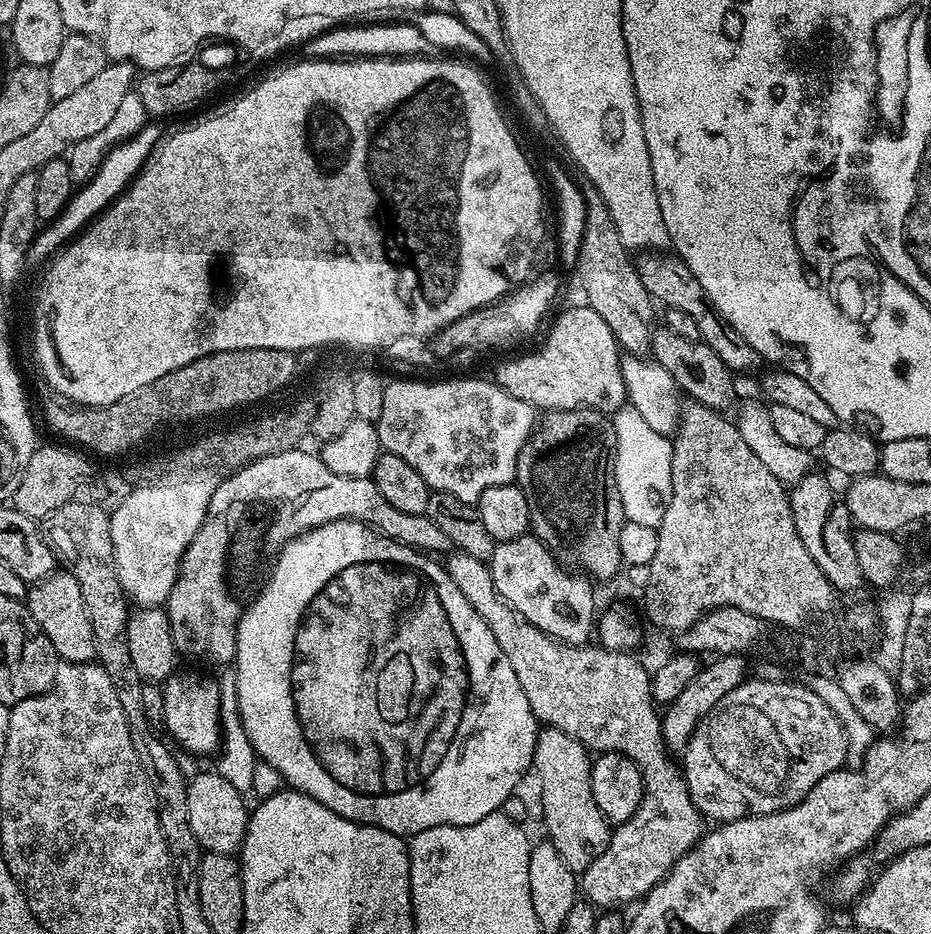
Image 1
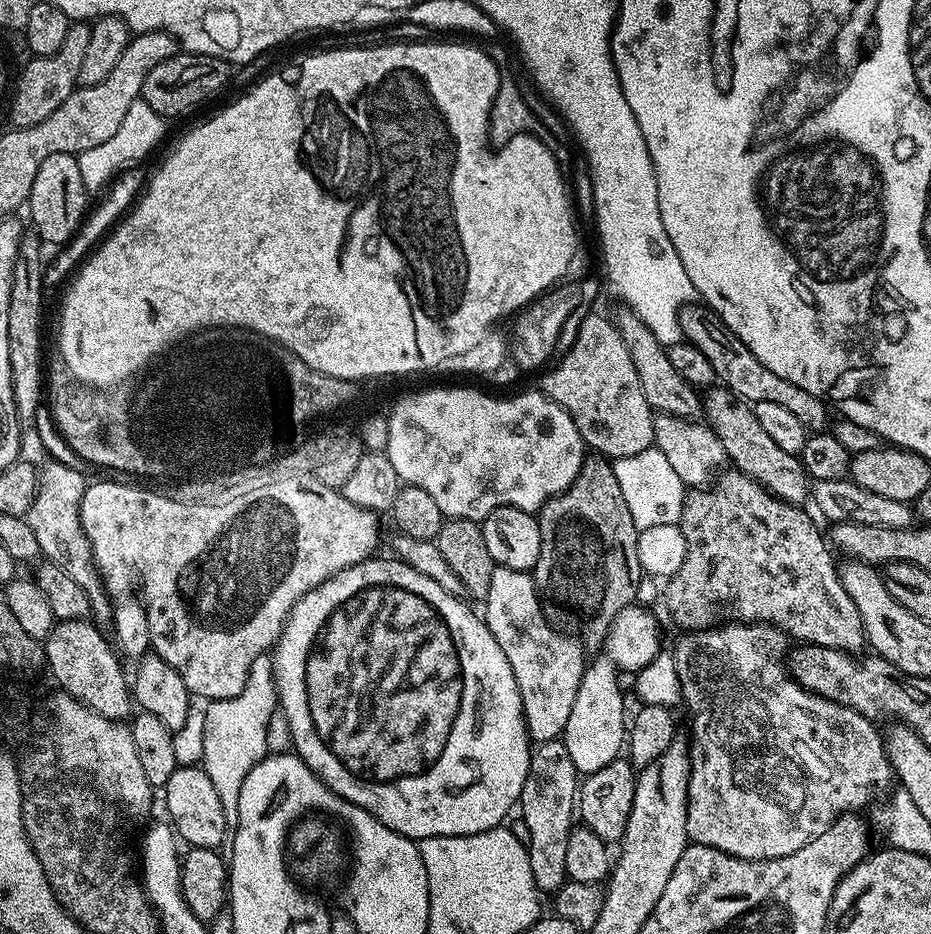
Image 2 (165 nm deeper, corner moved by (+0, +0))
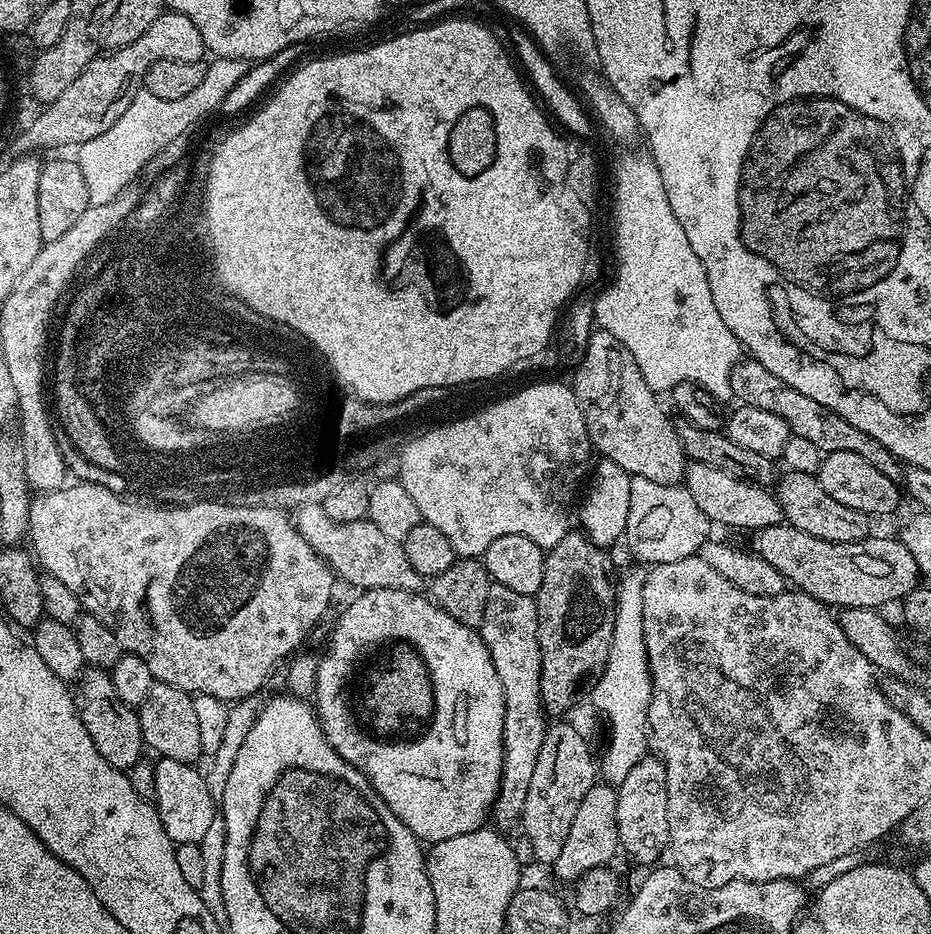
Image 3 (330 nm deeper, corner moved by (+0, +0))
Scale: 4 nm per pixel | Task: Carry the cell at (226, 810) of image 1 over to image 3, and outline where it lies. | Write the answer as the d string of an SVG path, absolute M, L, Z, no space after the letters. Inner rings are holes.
M160 758L154 764L154 781L156 812L162 818L162 826L172 843L200 844L210 822L214 822L218 814L218 804L211 800L205 773L174 758Z

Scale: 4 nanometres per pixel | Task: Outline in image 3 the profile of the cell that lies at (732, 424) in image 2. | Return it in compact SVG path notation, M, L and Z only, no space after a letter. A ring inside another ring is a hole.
M785 471L774 485L774 495L780 503L784 520L798 530L806 530L806 534L814 534L814 538L828 542L858 542L870 535L870 517L858 510L850 510L850 506L842 506L842 502L830 498L830 494L822 490L816 476Z

